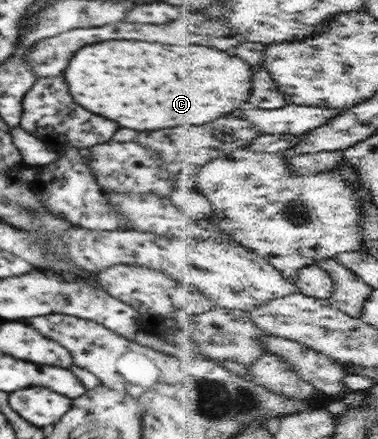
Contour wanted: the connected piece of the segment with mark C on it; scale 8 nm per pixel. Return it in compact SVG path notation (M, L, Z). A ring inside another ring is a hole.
M108 40L80 48L64 78L82 108L132 130L202 126L250 102L254 68L238 56L210 46L166 46L136 40Z

